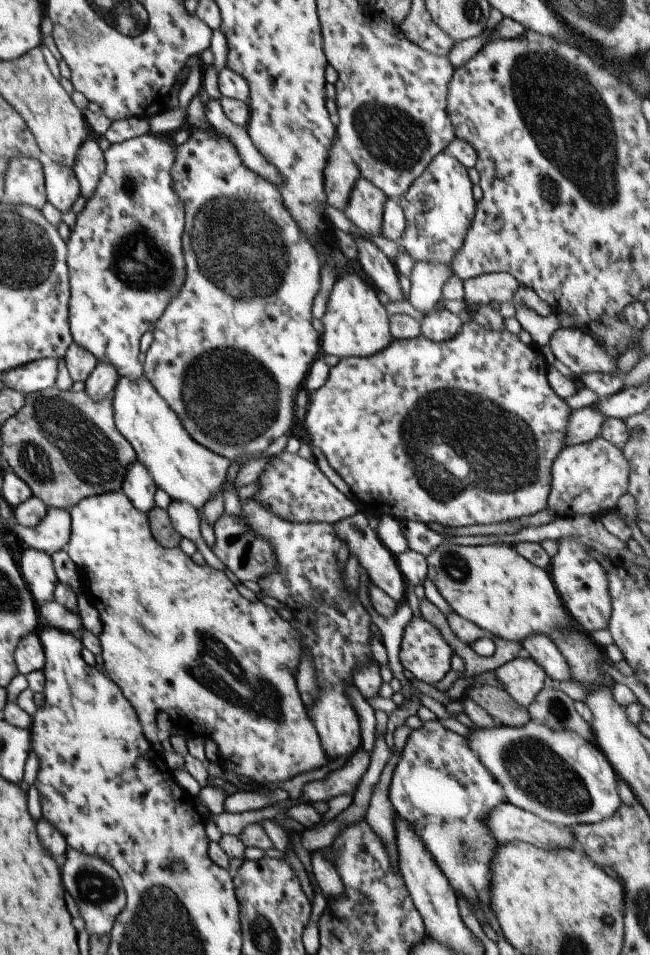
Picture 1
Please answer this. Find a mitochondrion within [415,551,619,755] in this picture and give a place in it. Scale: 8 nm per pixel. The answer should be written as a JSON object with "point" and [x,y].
{"point":[558,708]}

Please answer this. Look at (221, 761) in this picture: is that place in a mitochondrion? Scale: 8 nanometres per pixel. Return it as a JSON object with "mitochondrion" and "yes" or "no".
{"mitochondrion":"no"}

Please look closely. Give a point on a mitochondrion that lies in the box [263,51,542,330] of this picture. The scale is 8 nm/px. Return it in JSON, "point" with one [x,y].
{"point":[394,139]}

